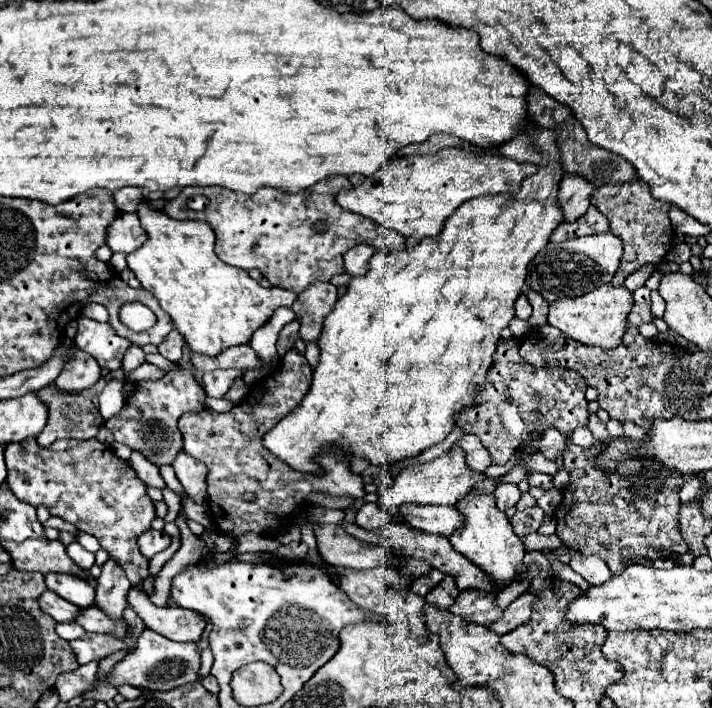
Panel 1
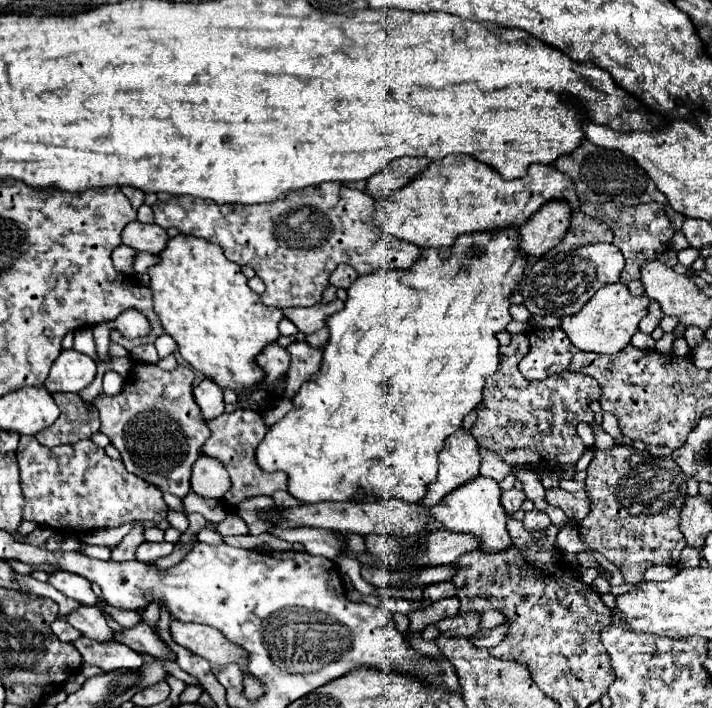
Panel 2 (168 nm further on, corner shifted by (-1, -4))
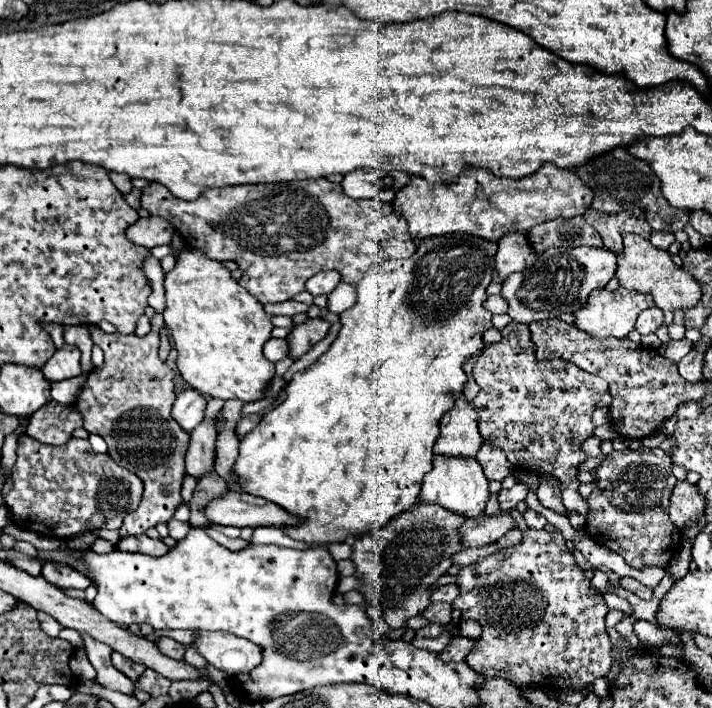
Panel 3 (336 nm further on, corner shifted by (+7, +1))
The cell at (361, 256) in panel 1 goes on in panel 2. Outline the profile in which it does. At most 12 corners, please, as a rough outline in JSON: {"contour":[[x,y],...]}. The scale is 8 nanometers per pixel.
{"contour":[[339,264],[329,282],[349,288],[359,274],[347,264]]}

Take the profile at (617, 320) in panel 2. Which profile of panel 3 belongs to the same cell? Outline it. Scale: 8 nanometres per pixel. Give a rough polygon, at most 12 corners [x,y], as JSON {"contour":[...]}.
{"contour":[[599,289],[575,313],[593,337],[627,337],[651,295]]}

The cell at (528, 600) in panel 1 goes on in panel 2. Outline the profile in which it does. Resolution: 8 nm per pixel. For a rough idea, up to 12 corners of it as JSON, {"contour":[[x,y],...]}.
{"contour":[[507,624],[479,630],[471,638],[479,648],[493,648],[507,636]]}

